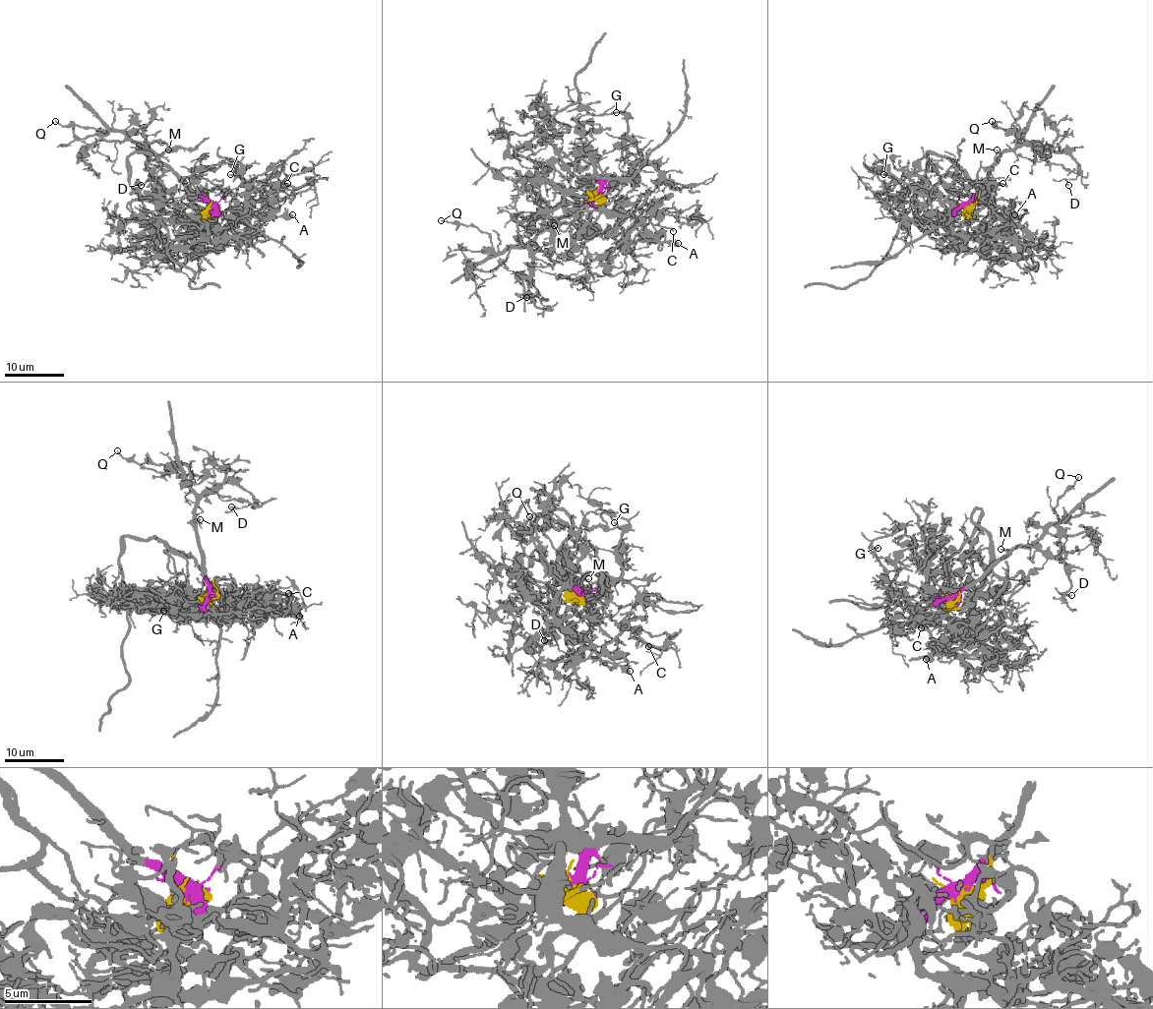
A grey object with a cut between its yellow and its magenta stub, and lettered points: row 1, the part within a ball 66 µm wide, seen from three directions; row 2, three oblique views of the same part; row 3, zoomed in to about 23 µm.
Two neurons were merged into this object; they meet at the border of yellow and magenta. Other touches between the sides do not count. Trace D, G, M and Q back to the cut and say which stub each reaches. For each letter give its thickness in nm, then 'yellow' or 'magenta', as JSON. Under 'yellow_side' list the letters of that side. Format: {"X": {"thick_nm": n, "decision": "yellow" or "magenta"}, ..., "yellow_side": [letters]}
{"D": {"thick_nm": 140, "decision": "magenta"}, "G": {"thick_nm": 150, "decision": "magenta"}, "M": {"thick_nm": 150, "decision": "magenta"}, "Q": {"thick_nm": 120, "decision": "magenta"}, "yellow_side": []}

